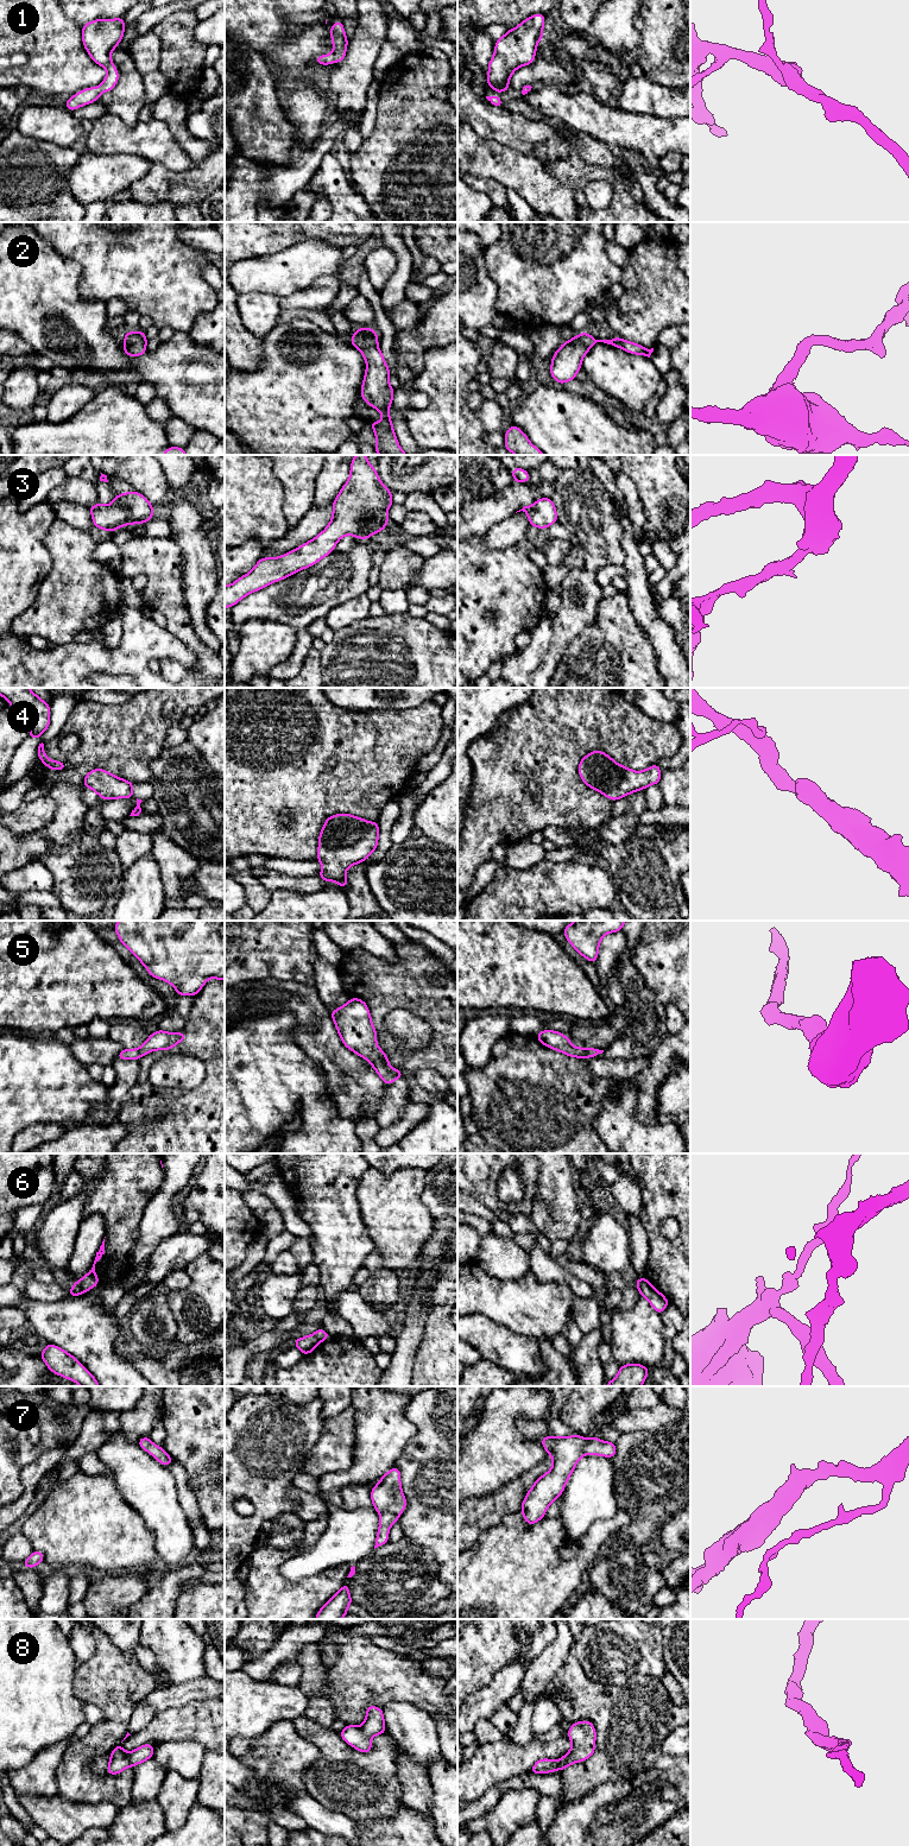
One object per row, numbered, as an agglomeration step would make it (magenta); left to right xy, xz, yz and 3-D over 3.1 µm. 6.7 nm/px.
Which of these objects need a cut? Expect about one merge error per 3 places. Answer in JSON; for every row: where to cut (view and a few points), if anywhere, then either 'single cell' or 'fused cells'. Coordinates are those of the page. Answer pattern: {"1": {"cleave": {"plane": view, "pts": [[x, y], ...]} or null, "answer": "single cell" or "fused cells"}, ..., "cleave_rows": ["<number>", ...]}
{"1": {"cleave": null, "answer": "single cell"}, "2": {"cleave": null, "answer": "single cell"}, "3": {"cleave": null, "answer": "single cell"}, "4": {"cleave": null, "answer": "single cell"}, "5": {"cleave": null, "answer": "single cell"}, "6": {"cleave": {"plane": "xy", "pts": [[81, 1279], [82, 1287], [86, 1290]]}, "answer": "fused cells"}, "7": {"cleave": null, "answer": "single cell"}, "8": {"cleave": null, "answer": "single cell"}, "cleave_rows": ["6"]}

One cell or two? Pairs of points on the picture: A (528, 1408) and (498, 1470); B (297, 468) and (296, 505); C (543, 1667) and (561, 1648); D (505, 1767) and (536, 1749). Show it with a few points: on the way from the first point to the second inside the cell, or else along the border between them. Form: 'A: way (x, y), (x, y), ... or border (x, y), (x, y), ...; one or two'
A: way (510, 1416), (498, 1428), (498, 1452); one
B: way (297, 478), (297, 495); one
C: way (548, 1662), (556, 1652); one
D: way (512, 1759), (529, 1753); one

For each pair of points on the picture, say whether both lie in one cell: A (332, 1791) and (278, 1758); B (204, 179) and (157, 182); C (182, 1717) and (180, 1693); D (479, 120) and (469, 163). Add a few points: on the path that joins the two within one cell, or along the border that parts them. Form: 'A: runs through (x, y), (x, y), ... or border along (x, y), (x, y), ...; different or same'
A: border along (319, 1750), (320, 1757), (303, 1775), (305, 1791); different
B: runs through (193, 179), (169, 176); same
C: border along (208, 1700), (193, 1700), (157, 1713); different
D: border along (469, 125), (483, 138), (502, 143); different

